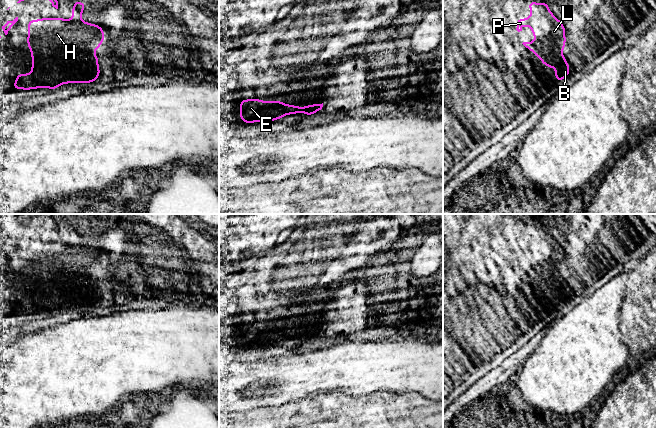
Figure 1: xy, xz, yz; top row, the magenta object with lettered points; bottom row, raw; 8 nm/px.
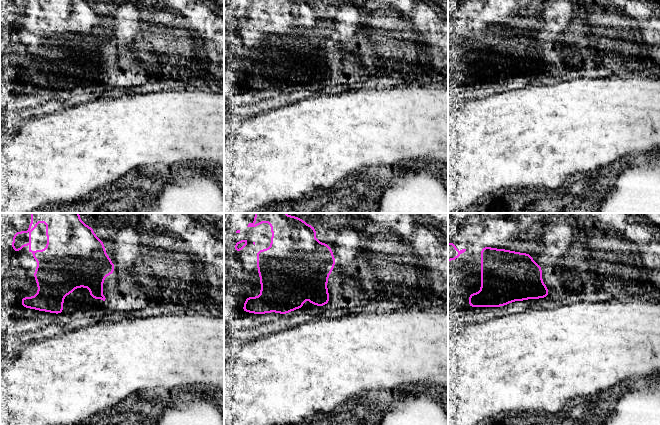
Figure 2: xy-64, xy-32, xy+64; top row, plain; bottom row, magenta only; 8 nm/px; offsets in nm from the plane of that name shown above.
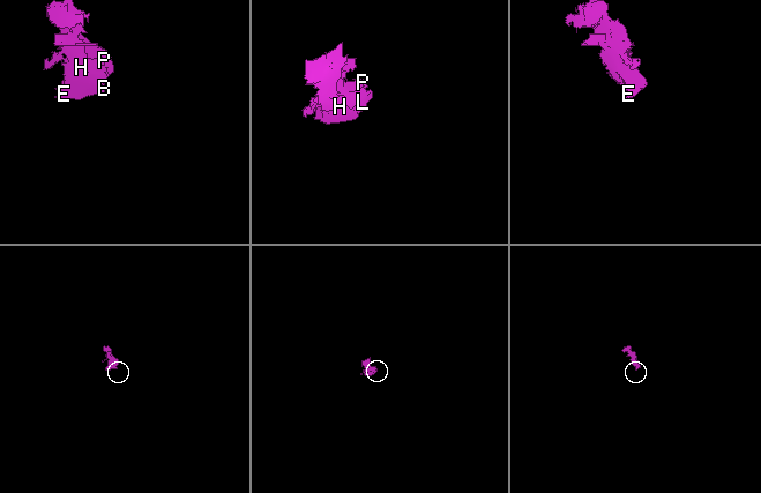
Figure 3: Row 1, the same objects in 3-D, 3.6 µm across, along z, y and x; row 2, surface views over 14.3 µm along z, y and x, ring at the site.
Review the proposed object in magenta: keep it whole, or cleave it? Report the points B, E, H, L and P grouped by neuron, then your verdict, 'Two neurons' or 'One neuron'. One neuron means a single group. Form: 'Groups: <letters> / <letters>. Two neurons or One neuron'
Groups: B E H L P. One neuron

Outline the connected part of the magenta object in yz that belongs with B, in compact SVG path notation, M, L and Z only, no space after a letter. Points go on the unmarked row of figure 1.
M531 225L528 232L533 238L525 244L517 242L518 256L522 255L522 249L530 250L533 259L536 261L535 266L523 266L526 272L531 273L531 277L535 277L542 287L549 292L558 290L554 295L557 305L562 305L571 298L568 286L562 279L562 274L566 270L565 252L548 233L548 225L543 228L537 228Z

